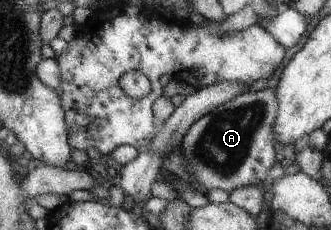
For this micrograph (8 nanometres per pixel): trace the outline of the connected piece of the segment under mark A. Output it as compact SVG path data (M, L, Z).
M266 87L259 91L244 91L243 93L236 95L234 98L231 98L229 101L226 101L225 103L218 105L216 108L213 108L212 110L210 110L210 112L207 112L200 118L197 118L188 127L186 134L181 138L180 152L182 153L182 156L185 158L185 167L187 168L187 173L191 176L191 180L192 176L194 176L194 182L196 182L196 184L200 186L200 188L204 188L204 190L210 190L211 188L220 188L226 192L229 192L229 190L244 185L255 184L262 186L261 182L264 182L268 170L272 166L272 163L275 162L273 147L273 143L275 142L275 136L271 131L271 126L274 122L274 119L276 118L275 114L277 111L277 98L275 97L274 90L275 88L271 89Z

